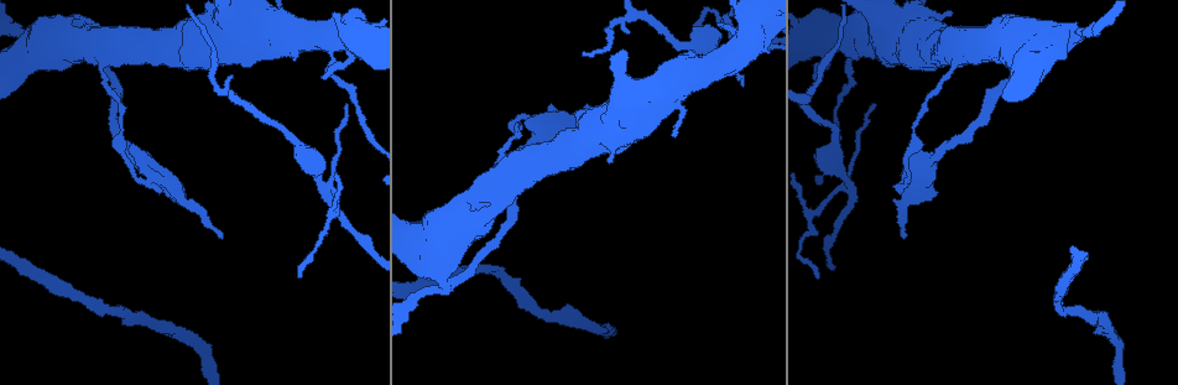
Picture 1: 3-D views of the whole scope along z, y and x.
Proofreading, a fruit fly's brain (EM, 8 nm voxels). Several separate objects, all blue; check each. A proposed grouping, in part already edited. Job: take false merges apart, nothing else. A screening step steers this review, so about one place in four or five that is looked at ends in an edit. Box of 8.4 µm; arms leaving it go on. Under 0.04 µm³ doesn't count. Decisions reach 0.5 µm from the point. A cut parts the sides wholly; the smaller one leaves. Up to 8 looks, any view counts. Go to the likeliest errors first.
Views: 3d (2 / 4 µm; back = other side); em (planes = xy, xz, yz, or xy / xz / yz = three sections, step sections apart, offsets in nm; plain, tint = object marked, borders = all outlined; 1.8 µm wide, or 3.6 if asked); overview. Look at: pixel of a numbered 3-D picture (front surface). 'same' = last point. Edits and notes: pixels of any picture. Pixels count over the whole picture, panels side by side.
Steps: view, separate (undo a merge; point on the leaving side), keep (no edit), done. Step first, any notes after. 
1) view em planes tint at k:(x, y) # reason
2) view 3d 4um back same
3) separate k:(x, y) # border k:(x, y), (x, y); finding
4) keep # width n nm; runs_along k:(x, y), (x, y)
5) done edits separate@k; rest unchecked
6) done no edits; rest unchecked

view em planes tint at 1:(320, 185) # thick turns thin

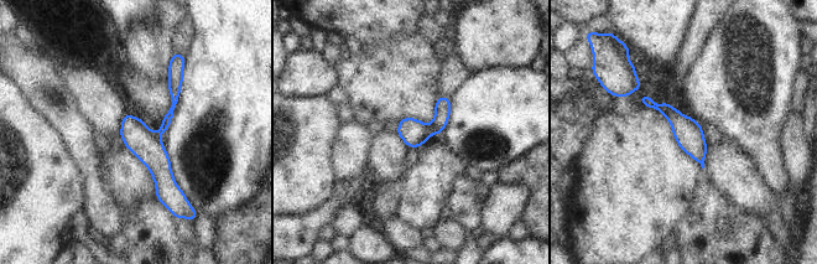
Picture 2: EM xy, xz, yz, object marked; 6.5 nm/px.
separate 2:(442, 109) # part_leaving 2:(172, 70), (175, 102), (164, 128); two cells meet here

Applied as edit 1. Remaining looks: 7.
view overview

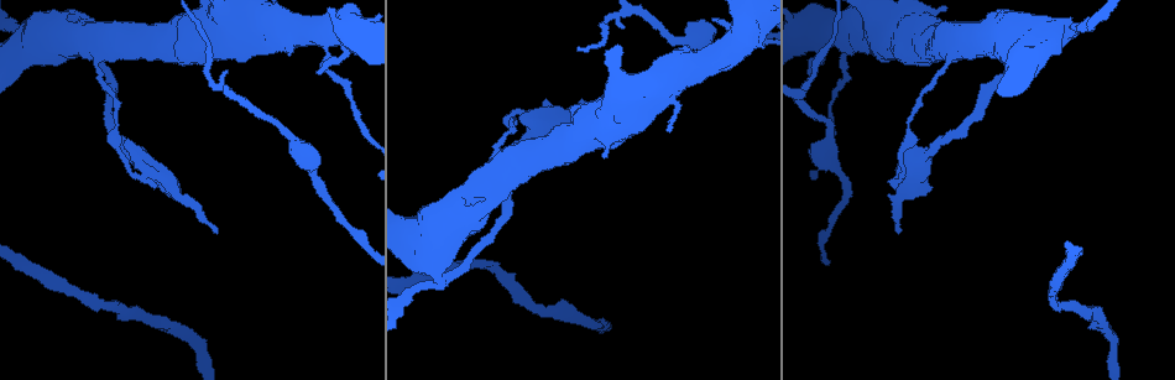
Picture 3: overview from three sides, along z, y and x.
view 3d 4um at 3:(322, 36) # side arm on a straight run

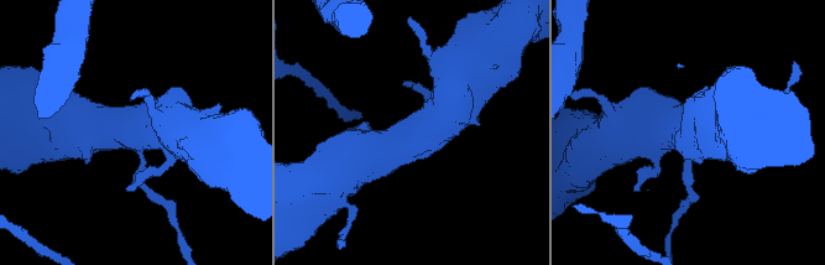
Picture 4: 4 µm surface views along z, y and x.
view em 3.6um yz step 8 tint at 4:(409, 134) # arms 3

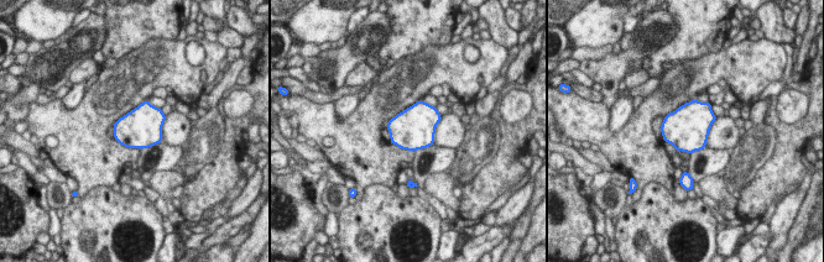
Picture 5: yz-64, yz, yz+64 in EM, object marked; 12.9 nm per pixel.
view em 3.6um xy step 4 borders same

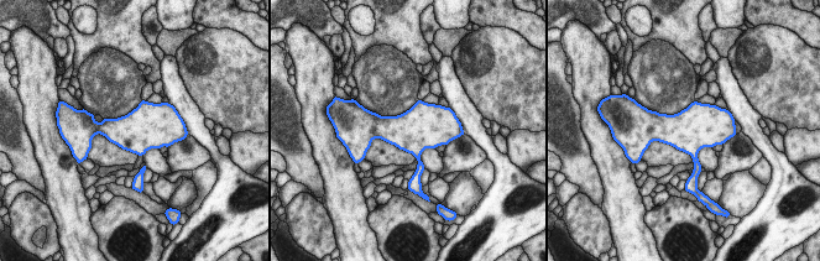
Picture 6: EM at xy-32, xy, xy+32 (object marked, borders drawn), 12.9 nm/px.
keep # width 550 nm; all the same cell

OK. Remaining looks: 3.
view em 3.6um planes borders at 3:(630, 91) # thick turns thin

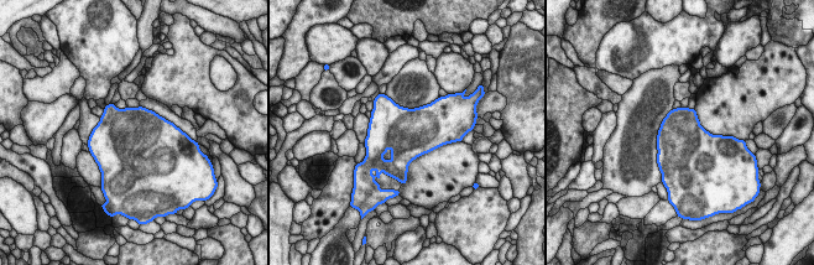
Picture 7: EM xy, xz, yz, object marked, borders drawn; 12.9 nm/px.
keep # continuous, no second cell

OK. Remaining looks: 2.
done edits separate@2; rest unchecked

